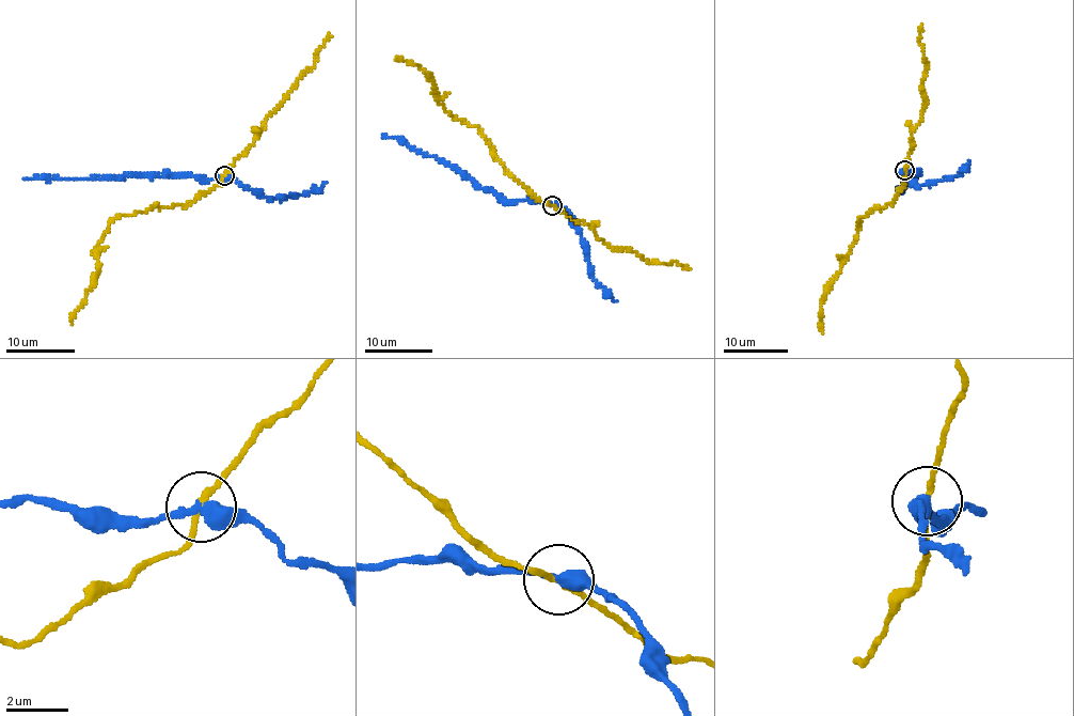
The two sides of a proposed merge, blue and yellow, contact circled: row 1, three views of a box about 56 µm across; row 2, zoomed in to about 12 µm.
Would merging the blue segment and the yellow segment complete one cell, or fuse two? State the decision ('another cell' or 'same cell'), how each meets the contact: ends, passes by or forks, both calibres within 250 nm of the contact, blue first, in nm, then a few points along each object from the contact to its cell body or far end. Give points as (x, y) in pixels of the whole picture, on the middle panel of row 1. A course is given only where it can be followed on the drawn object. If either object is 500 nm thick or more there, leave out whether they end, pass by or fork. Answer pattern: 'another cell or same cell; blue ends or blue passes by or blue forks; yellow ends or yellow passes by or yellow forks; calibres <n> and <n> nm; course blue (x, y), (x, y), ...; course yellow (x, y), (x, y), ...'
another cell; blue passes by; yellow passes by; calibres 360 and 160 nm; course blue (552, 204), (528, 200), (501, 201), (492, 191), (477, 187), (437, 158), (424, 155), (396, 138), (382, 135); course yellow (552, 204), (539, 200), (512, 177), (482, 133), (440, 104), (420, 66), (394, 59)

